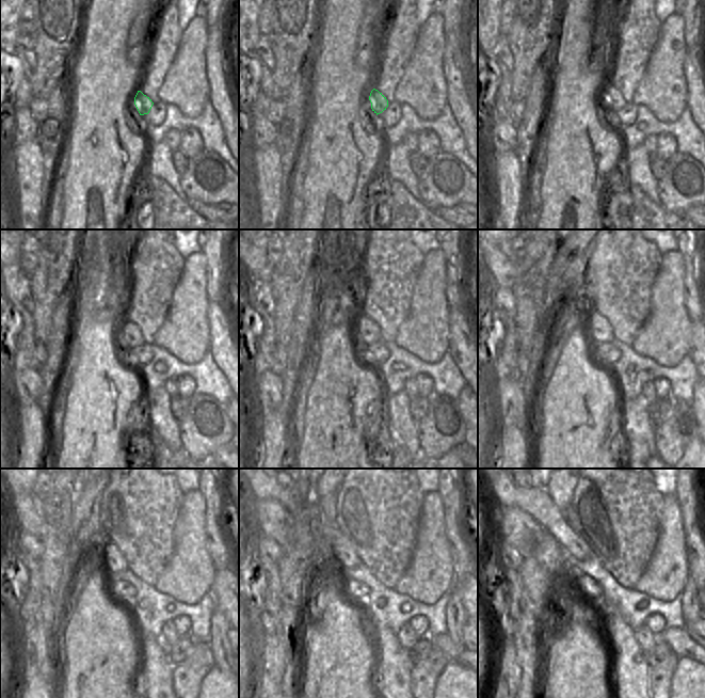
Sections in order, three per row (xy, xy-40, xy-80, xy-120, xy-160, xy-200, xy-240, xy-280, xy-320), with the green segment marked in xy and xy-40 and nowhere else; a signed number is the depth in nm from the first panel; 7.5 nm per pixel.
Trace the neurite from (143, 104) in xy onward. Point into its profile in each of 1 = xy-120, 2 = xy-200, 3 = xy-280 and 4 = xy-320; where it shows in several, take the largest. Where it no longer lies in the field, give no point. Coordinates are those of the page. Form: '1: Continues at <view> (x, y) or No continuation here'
1: Continues at xy-120 (130, 335)
2: Continues at xy-200 (599, 330)
3: Continues at xy-280 (340, 549)
4: Continues at xy-320 (534, 501).

